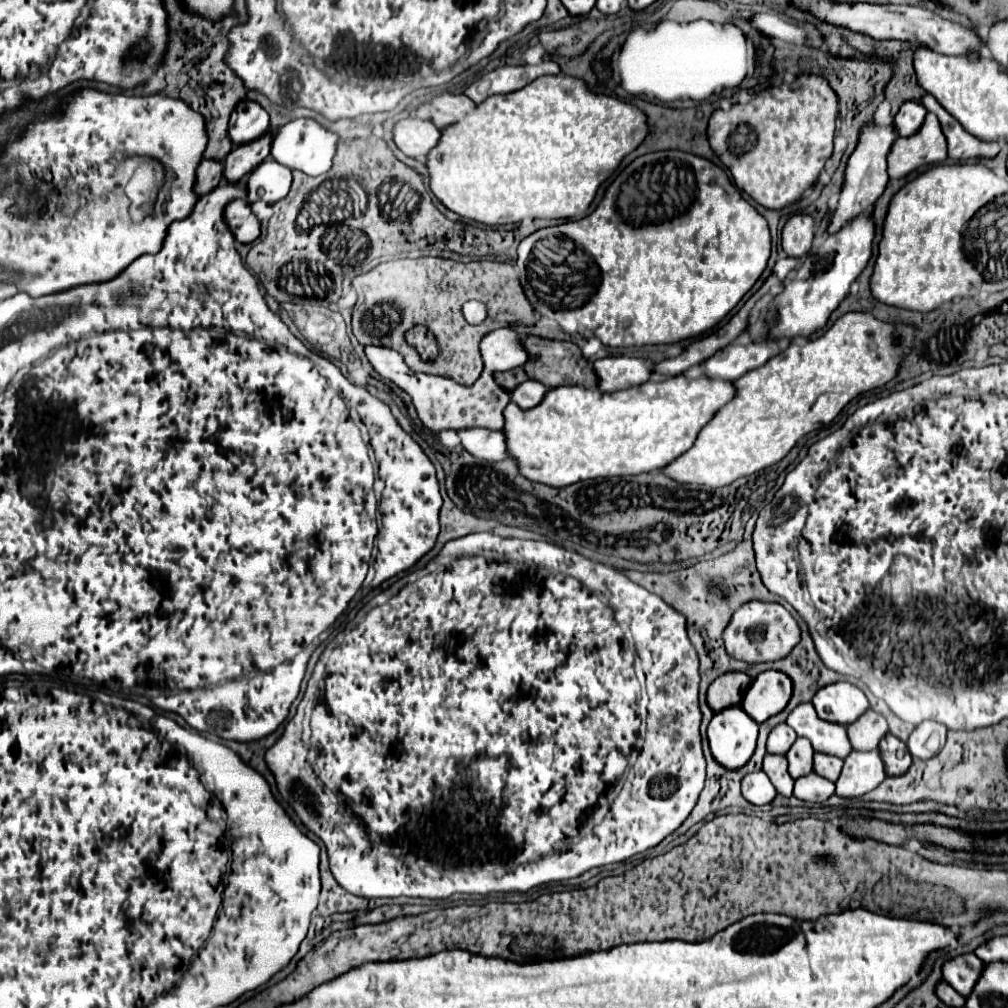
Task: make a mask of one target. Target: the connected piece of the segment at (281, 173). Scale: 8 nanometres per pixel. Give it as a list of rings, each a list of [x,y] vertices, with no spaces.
[[[267,158],[261,166],[257,166],[247,178],[247,202],[263,200],[267,204],[275,204],[283,200],[291,186],[291,170],[271,158]]]

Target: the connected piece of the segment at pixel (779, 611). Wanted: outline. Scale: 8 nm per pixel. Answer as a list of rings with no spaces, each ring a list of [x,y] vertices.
[[[749,600],[735,610],[725,632],[723,632],[725,650],[729,656],[743,660],[747,664],[775,662],[791,654],[791,650],[801,642],[801,630],[789,610],[777,602],[759,602]]]

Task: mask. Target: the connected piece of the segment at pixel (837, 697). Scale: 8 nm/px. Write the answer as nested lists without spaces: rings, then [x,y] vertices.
[[[835,682],[823,686],[823,690],[815,694],[813,706],[819,718],[841,726],[849,726],[869,708],[869,702],[857,686],[849,682]]]

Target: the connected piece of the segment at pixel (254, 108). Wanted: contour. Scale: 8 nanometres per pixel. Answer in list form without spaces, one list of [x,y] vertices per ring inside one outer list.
[[[243,100],[235,106],[229,122],[229,136],[235,146],[251,142],[269,130],[269,114],[251,100]]]

